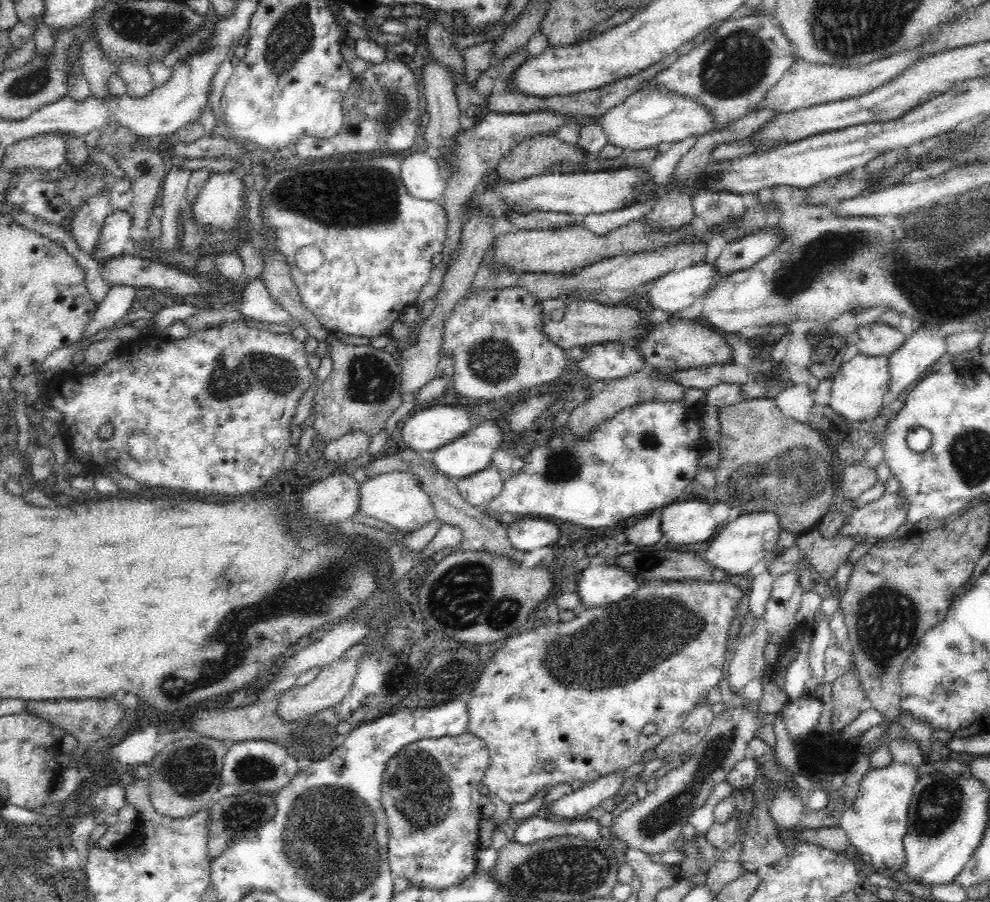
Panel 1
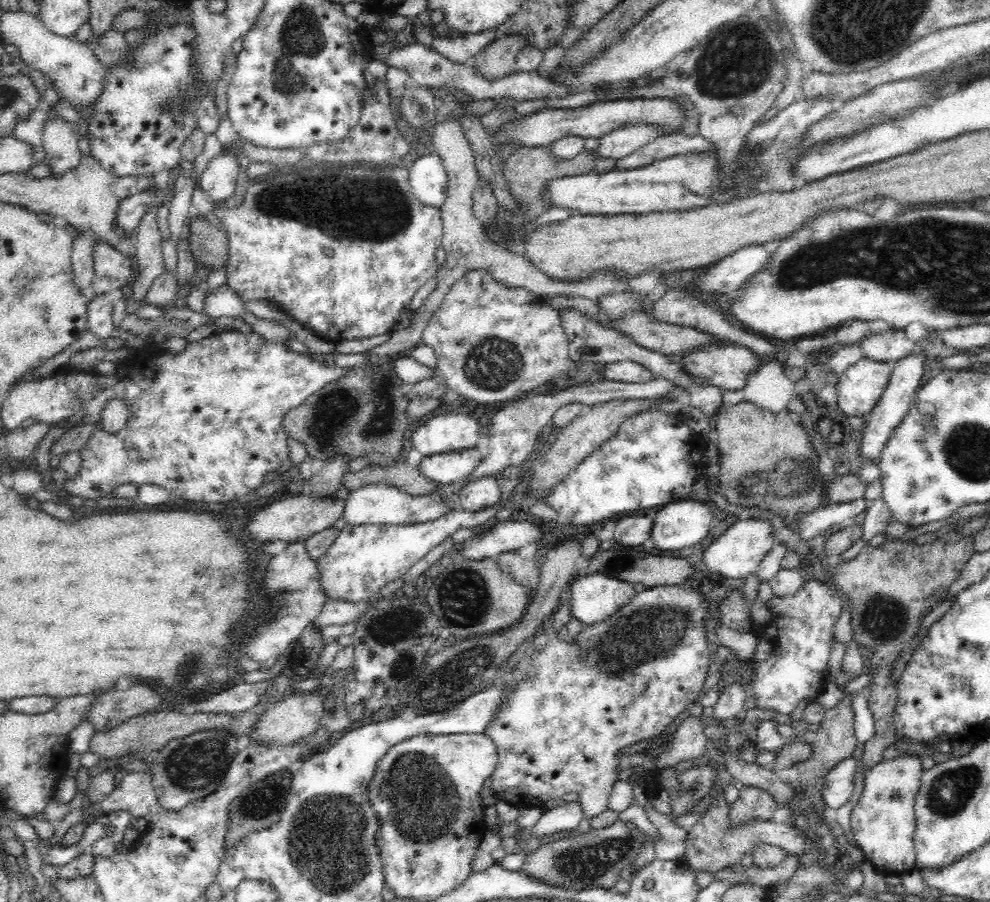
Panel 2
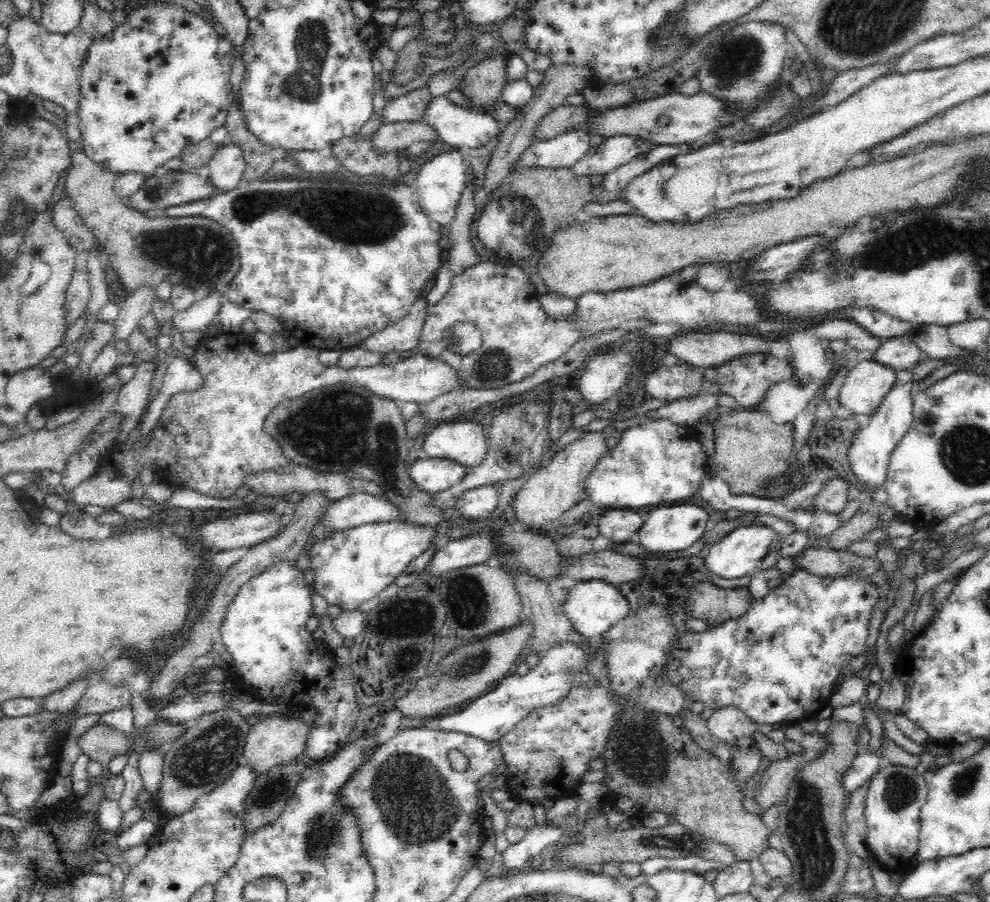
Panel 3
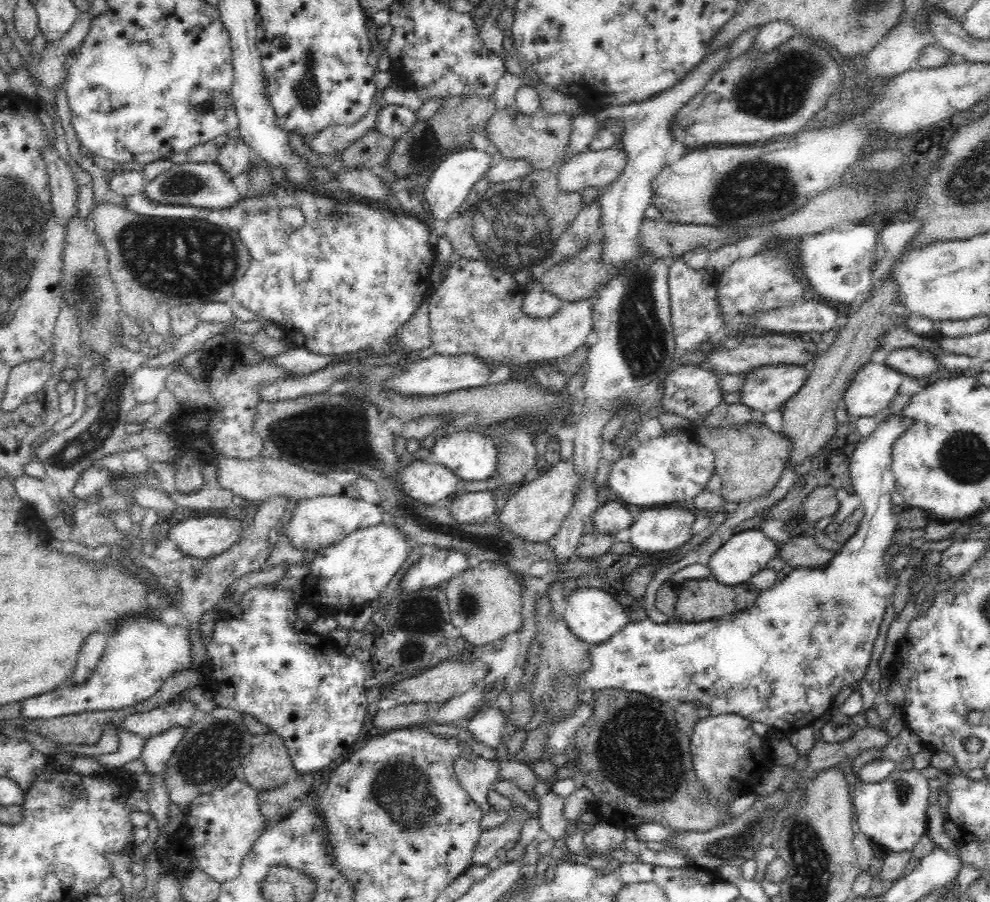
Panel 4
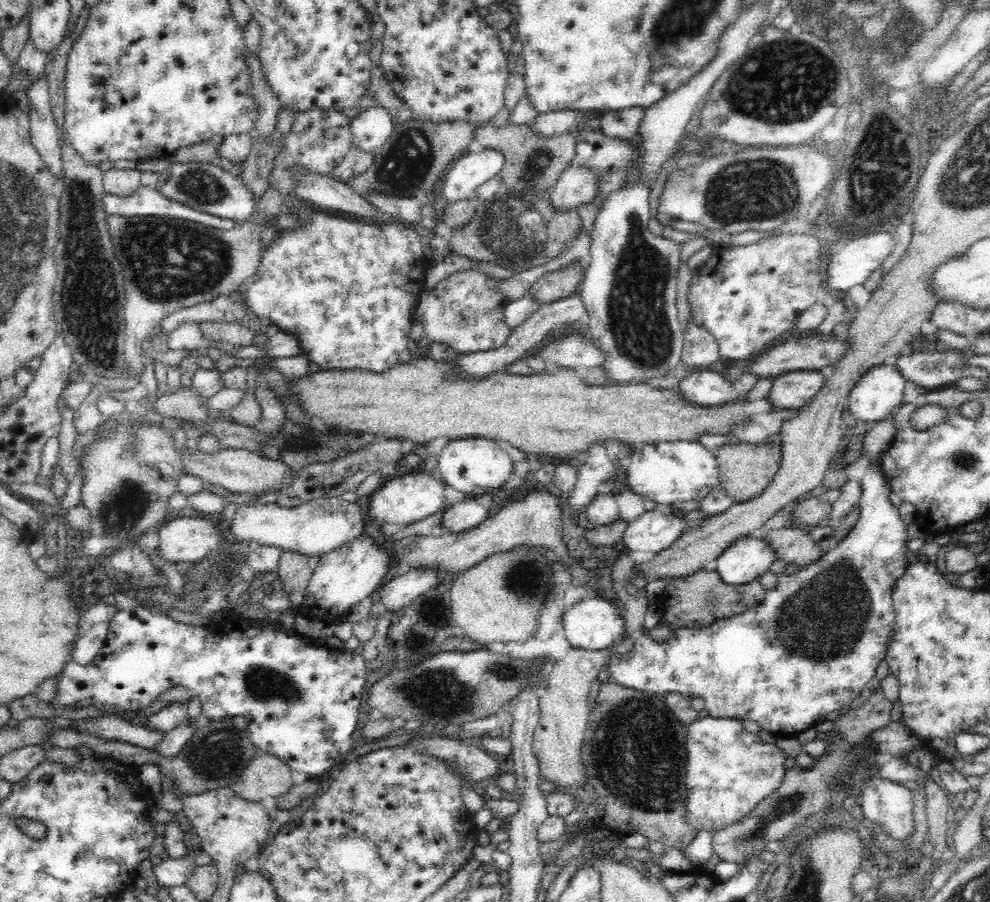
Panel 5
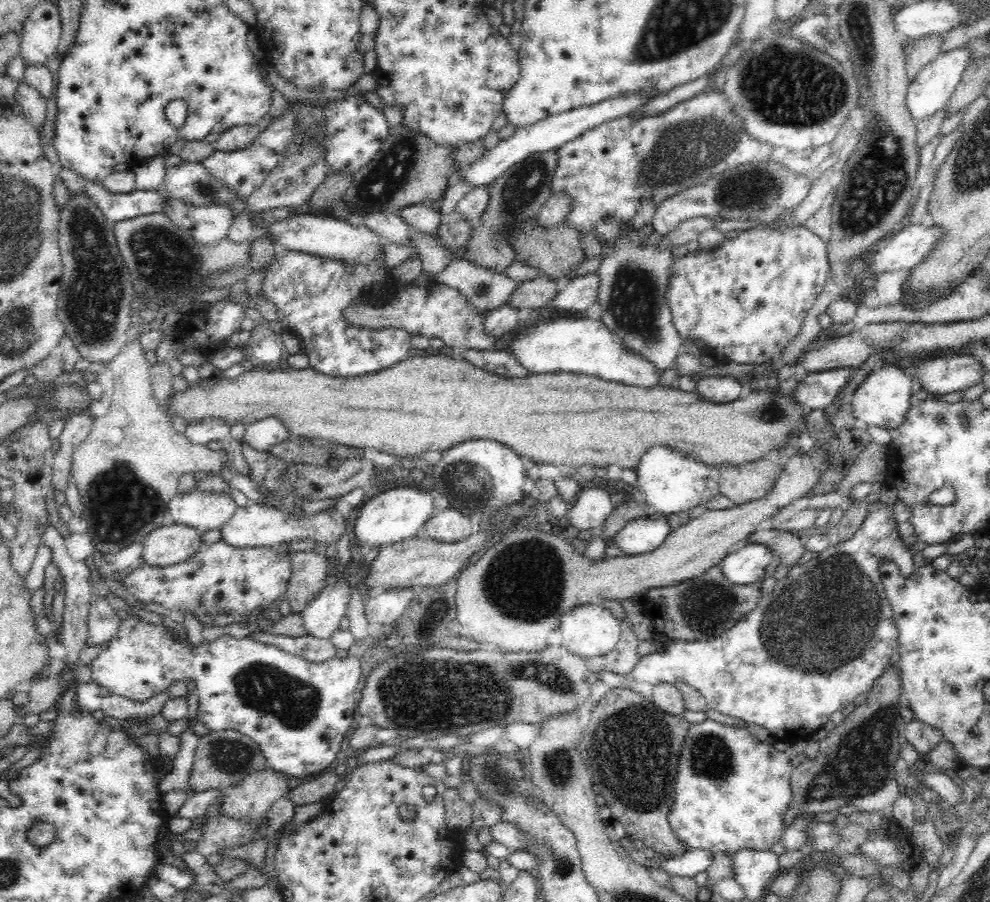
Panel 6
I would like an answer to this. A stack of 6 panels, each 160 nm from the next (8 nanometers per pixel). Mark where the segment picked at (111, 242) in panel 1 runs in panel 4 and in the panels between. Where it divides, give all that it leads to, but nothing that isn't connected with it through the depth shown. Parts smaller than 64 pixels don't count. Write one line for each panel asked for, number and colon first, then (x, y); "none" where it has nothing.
2: (131, 210)
3: (177, 187)
4: (206, 185)

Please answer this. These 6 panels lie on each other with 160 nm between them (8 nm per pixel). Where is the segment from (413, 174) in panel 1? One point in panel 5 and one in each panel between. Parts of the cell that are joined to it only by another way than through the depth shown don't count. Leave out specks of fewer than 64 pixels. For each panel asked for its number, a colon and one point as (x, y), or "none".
2: (429, 181)
3: (440, 183)
4: (450, 184)
5: (464, 175)

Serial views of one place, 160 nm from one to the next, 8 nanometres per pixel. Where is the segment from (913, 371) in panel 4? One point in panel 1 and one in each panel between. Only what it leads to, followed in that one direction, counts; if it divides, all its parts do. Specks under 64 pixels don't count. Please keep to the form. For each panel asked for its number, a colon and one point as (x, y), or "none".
1: (876, 339)
2: (887, 347)
3: (900, 353)

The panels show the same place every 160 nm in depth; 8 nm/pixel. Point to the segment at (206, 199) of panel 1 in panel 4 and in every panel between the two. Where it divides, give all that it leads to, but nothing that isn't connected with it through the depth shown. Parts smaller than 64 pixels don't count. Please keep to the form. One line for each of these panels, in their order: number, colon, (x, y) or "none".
2: (218, 180)
3: (227, 166)
4: (234, 157)

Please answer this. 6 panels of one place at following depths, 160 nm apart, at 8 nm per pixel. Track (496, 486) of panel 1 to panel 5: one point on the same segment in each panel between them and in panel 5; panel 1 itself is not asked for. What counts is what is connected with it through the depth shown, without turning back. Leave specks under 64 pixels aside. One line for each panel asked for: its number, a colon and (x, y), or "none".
2: (481, 494)
3: (477, 504)
4: (475, 508)
5: (467, 514)

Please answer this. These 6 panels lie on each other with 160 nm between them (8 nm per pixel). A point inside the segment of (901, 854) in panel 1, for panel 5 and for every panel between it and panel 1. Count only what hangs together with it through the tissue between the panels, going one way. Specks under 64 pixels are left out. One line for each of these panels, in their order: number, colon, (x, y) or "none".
2: (883, 822)
3: (895, 796)
4: (892, 812)
5: (889, 805)

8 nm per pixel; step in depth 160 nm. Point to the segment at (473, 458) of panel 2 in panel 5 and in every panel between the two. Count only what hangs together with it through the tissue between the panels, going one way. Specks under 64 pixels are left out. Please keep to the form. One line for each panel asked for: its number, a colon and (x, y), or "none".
3: (432, 475)
4: (431, 485)
5: (411, 498)

